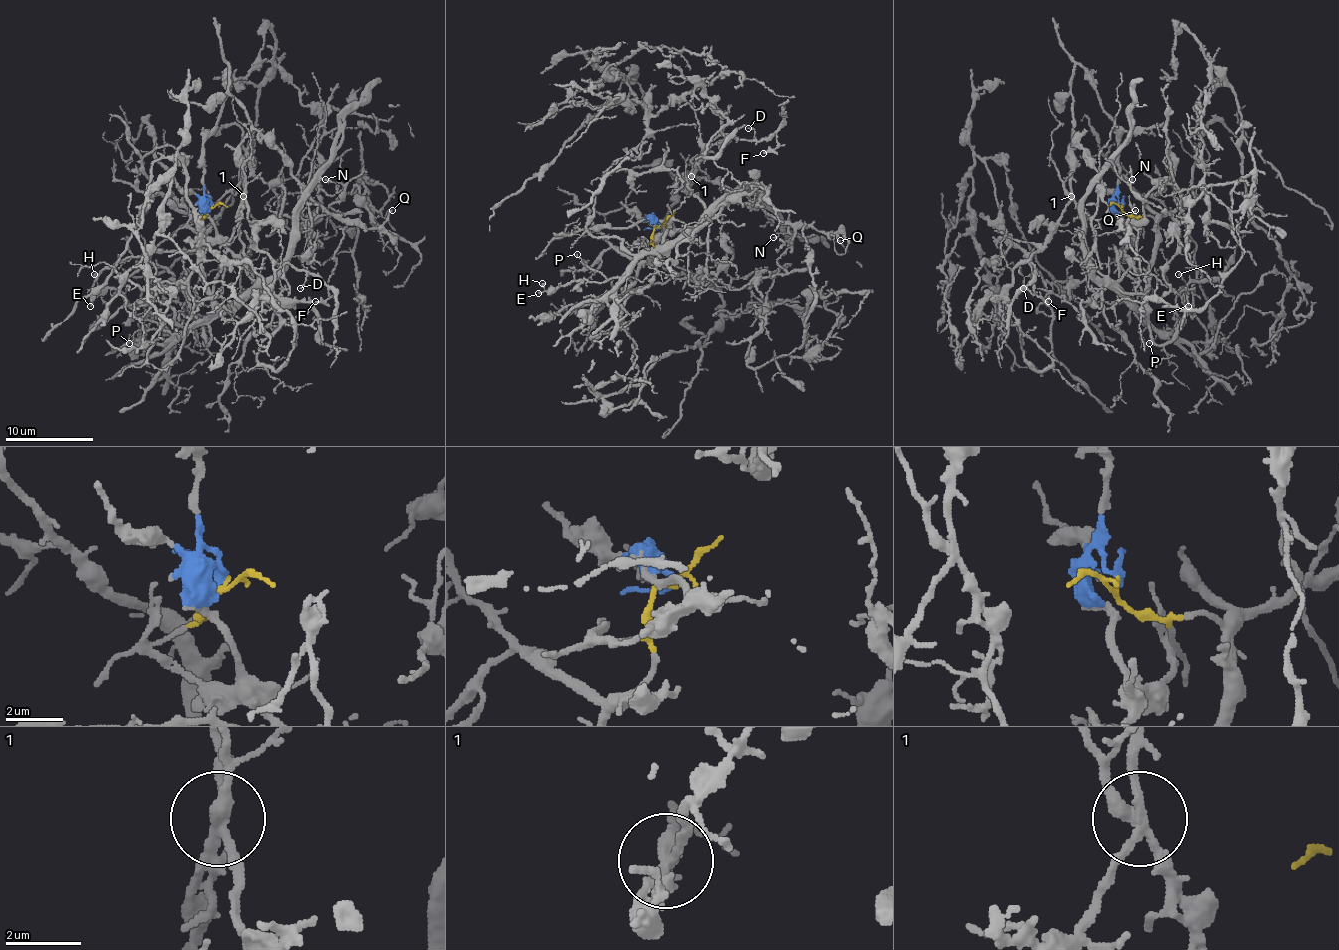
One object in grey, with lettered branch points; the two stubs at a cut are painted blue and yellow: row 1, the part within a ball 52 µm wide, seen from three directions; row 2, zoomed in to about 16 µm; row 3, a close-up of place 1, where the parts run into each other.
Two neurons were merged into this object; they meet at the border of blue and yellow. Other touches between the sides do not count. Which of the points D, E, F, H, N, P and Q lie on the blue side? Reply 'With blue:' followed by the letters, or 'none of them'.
With blue: D, F, N, Q

